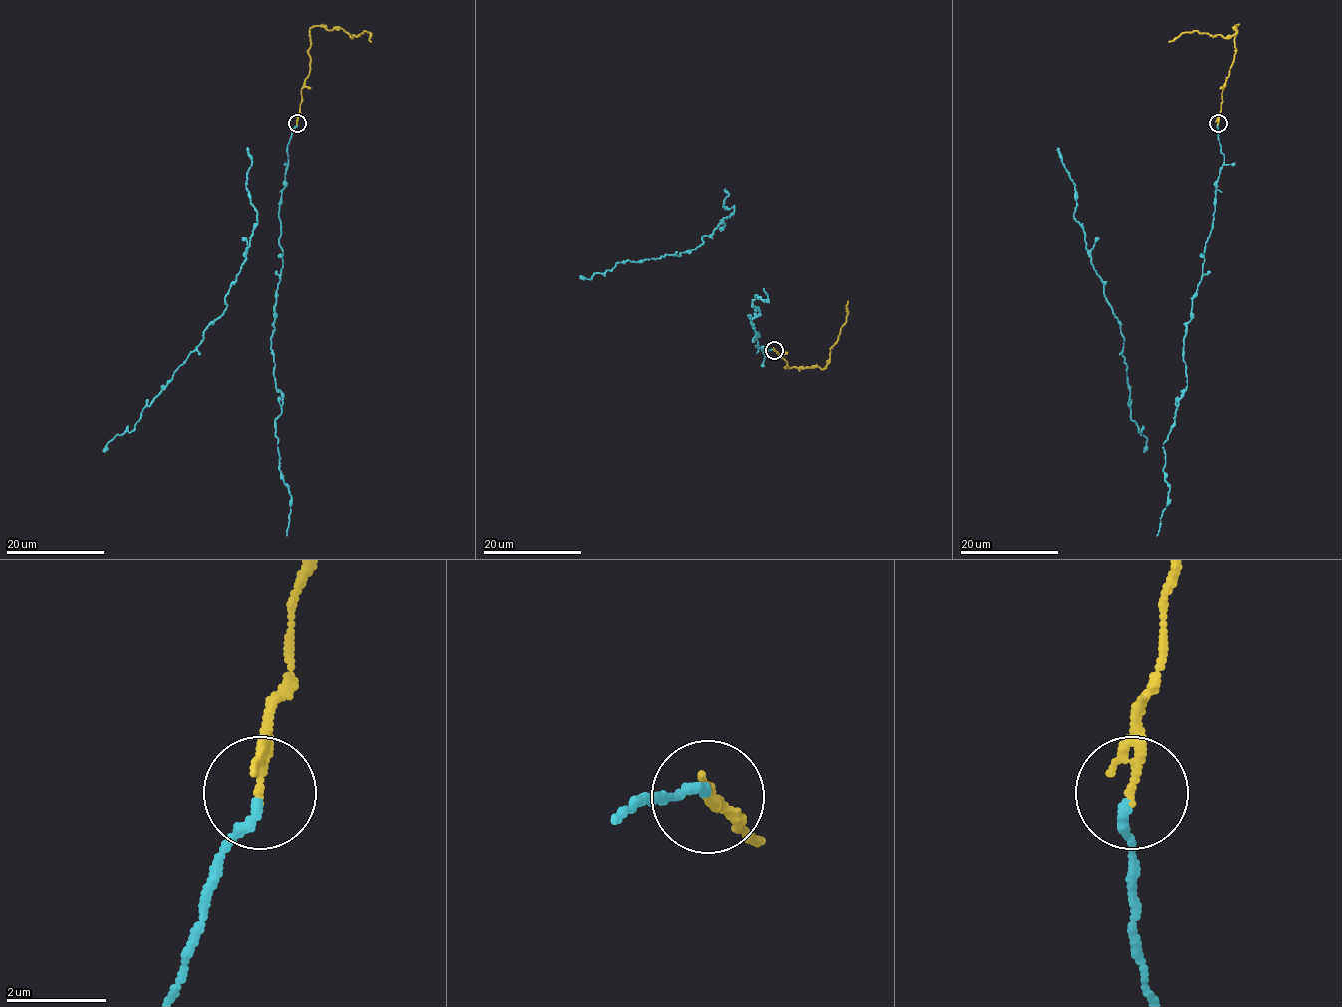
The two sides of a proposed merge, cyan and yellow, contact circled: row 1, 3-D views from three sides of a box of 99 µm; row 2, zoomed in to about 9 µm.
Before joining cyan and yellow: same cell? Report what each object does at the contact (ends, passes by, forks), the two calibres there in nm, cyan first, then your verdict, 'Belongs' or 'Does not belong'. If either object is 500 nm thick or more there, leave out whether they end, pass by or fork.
At the ring cyan ends. At the ring yellow ends. Thickness 200 nm (cyan) against 190 nm. Belongs

